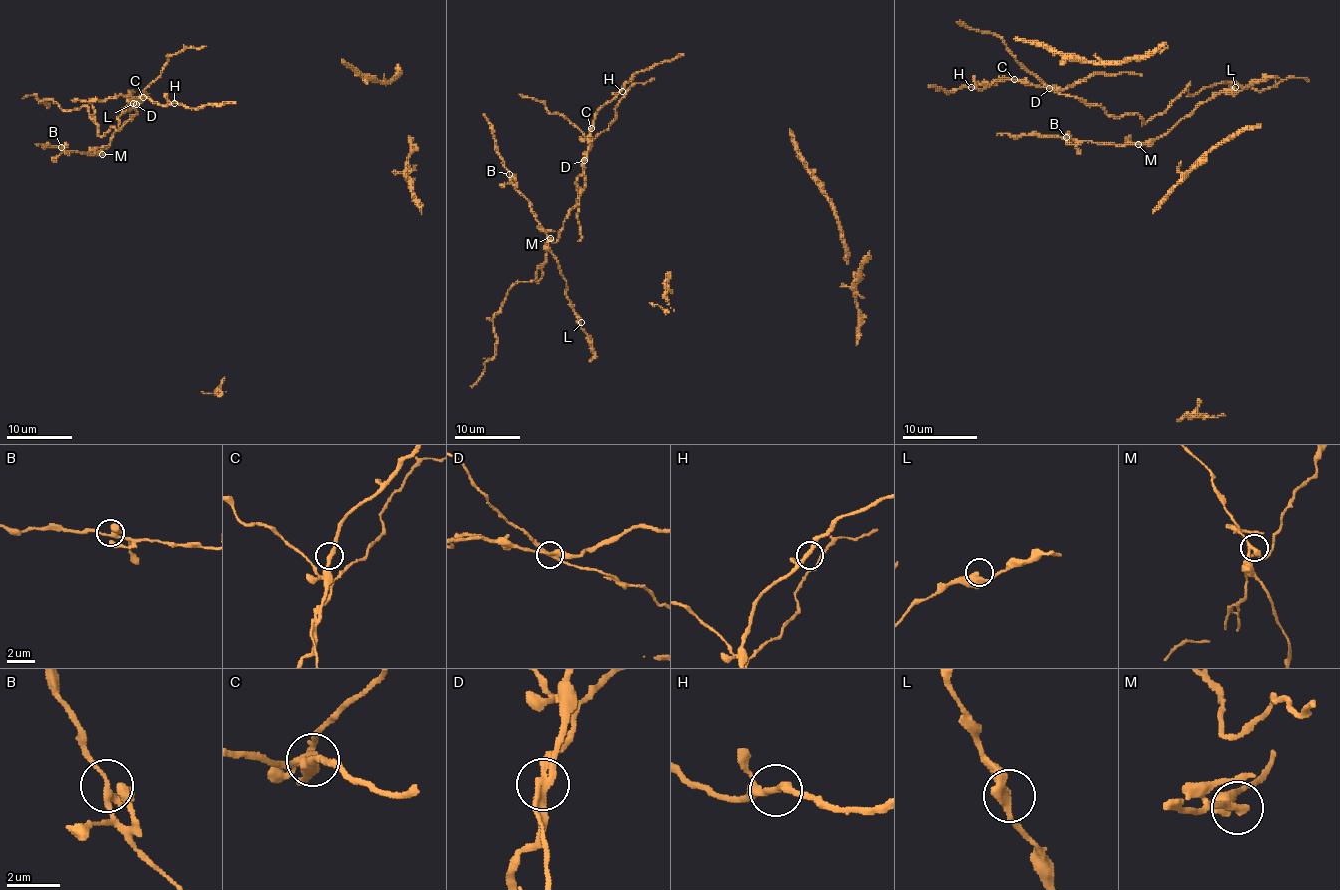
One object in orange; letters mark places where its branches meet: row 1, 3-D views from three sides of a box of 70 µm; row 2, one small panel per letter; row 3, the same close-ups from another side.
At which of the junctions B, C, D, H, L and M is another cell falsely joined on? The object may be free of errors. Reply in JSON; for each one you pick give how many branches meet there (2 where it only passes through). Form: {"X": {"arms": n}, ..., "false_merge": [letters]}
{"D": {"arms": 3}, "false_merge": ["D"]}

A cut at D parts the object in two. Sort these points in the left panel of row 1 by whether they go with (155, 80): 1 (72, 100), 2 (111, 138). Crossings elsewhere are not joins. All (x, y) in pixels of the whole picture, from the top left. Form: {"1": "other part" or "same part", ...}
{"1": "other part", "2": "other part"}

